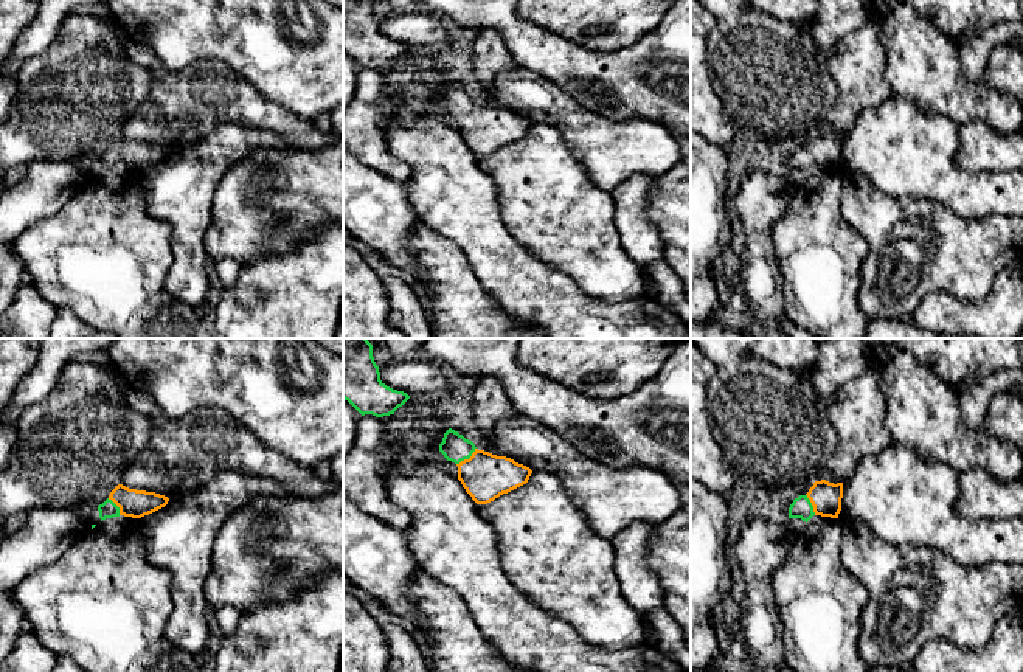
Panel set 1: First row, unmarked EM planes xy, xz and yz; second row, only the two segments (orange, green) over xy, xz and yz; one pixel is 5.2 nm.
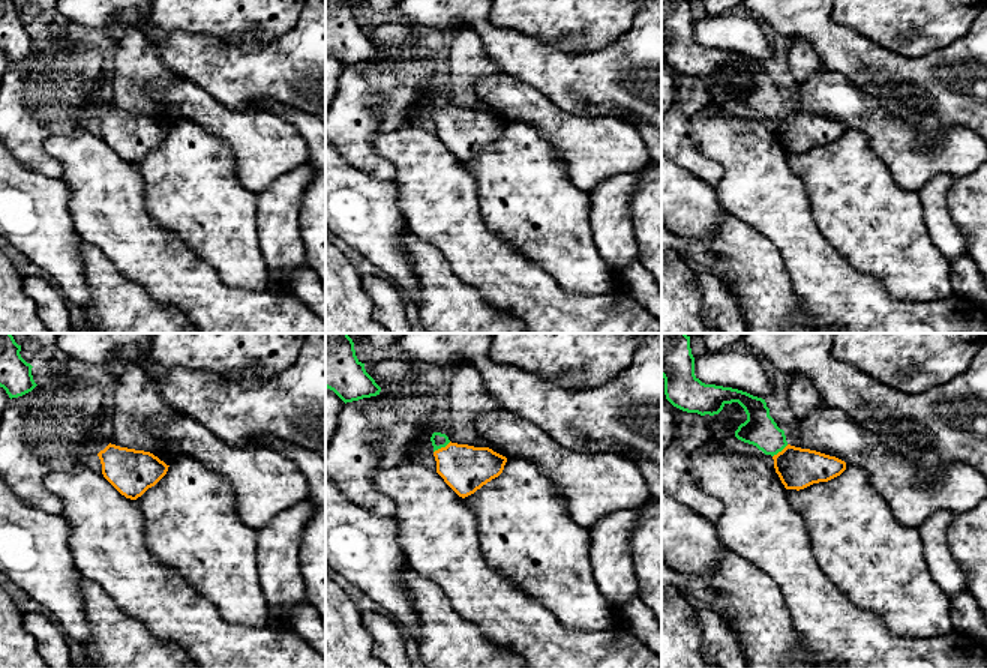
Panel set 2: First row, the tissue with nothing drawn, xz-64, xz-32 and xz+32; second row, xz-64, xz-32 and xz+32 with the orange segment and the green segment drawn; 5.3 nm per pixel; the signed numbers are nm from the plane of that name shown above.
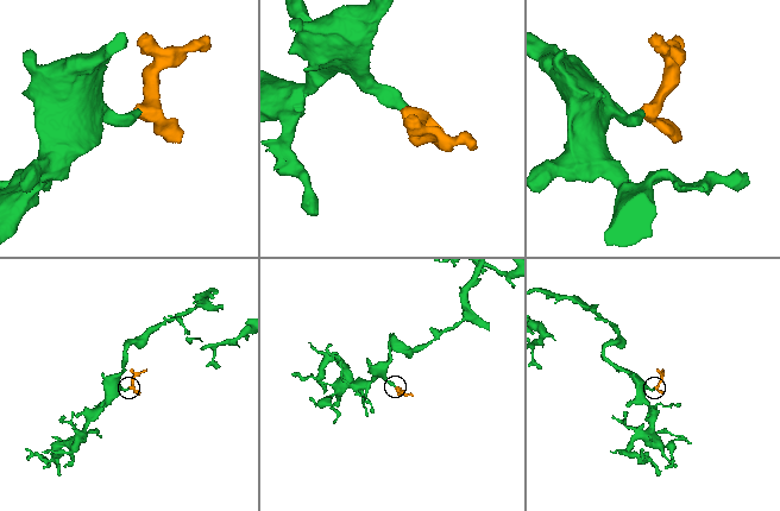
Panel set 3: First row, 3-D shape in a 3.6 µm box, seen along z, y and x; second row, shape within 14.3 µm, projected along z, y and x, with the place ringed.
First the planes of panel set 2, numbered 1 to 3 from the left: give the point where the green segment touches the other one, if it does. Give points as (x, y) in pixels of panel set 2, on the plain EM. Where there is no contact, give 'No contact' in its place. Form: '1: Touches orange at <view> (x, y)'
1: No contact
2: Touches orange at xz-32 (441, 111)
3: Touches orange at xz+32 (782, 114)

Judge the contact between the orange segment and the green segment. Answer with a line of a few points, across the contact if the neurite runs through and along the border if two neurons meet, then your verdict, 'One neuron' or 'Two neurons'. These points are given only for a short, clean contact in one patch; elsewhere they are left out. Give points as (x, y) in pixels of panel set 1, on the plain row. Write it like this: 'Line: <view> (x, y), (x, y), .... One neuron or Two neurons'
Line: xz (485, 129), (469, 110), (455, 100). One neuron

